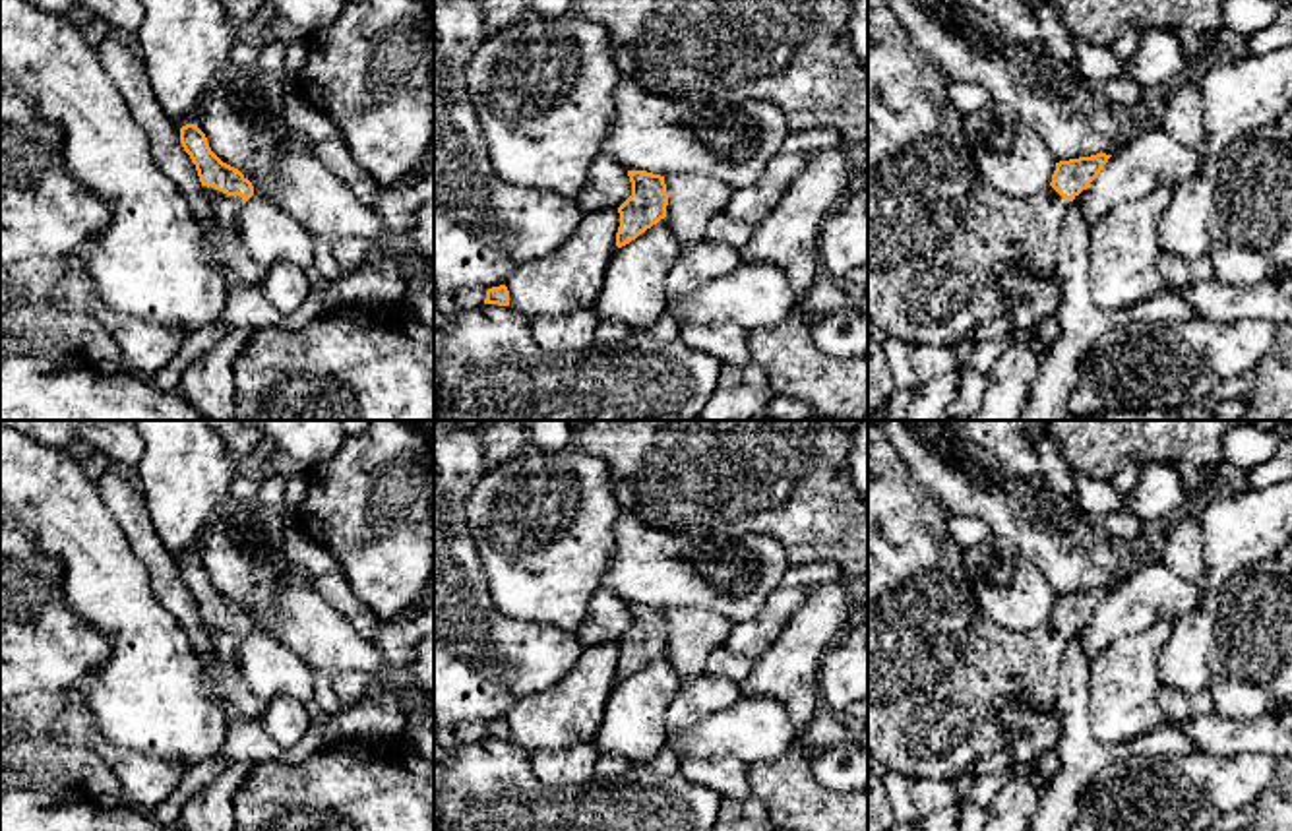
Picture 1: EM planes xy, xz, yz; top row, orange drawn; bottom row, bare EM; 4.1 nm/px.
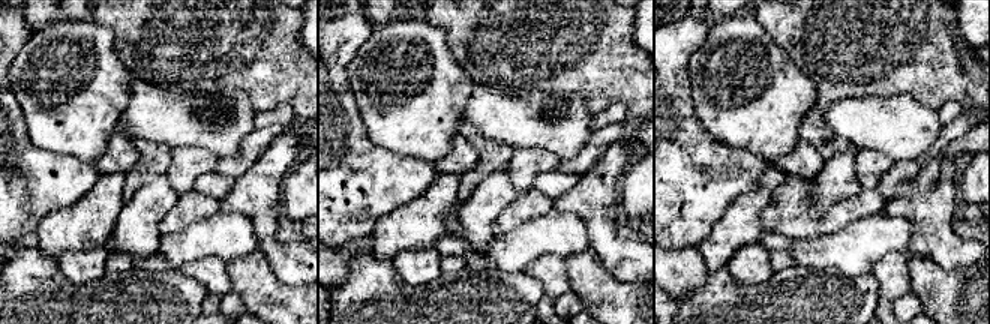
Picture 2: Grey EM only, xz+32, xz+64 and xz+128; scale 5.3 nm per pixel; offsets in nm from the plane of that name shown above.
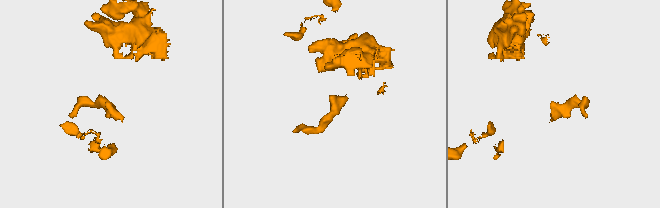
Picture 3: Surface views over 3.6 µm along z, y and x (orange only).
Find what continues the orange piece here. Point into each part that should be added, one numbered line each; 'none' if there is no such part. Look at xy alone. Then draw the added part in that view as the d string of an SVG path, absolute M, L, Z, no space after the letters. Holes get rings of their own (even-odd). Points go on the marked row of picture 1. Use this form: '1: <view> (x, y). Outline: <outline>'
1: xy (225, 210). Outline: M203 186L203 192L209 200L213 225L217 236L223 240L227 263L234 279L242 285L263 283L265 267L256 263L248 250L244 248L242 234L240 234L240 209L242 198L240 196L227 196L211 186Z

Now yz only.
1: yz (936, 231). Outline: M868 0L868 322L912 345L953 347L1005 314L994 269L1013 263L1023 273L1056 275L1060 227L1071 205L1052 186L1025 200L986 184L963 134L965 114L947 101L949 77L903 29L885 0Z

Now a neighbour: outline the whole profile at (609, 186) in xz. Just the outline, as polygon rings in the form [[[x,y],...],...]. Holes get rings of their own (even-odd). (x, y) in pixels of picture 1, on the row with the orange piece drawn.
[[[606,155],[593,161],[587,186],[575,196],[583,213],[618,209],[631,196],[628,170]]]

